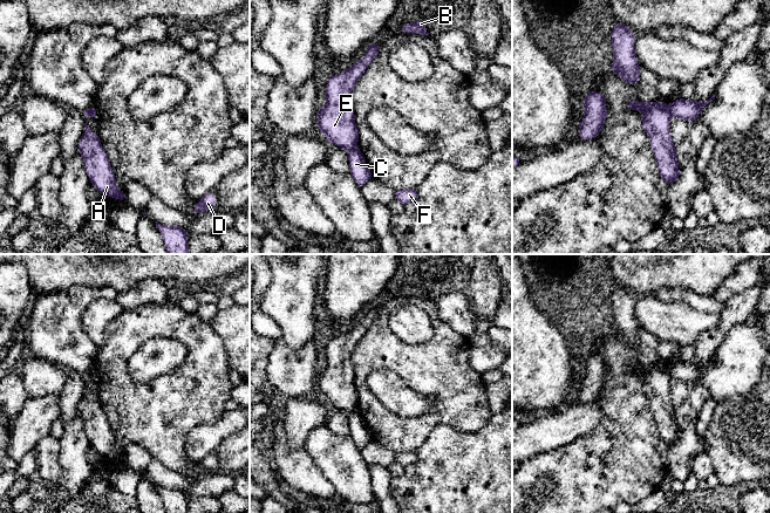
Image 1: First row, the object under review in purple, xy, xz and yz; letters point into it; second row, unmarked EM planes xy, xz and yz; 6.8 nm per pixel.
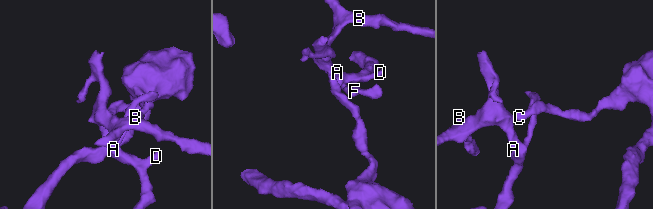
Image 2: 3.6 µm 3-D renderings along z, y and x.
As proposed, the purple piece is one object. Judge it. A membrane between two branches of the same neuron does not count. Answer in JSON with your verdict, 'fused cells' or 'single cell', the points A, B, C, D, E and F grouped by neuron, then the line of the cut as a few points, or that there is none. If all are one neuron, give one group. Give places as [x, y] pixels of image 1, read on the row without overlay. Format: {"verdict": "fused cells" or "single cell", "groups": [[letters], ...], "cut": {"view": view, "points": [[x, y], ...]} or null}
{"verdict": "fused cells", "groups": [["A", "B", "D", "E", "F"], ["C"]], "cut": {"view": "xz", "points": [[356, 409], [348, 414]]}}

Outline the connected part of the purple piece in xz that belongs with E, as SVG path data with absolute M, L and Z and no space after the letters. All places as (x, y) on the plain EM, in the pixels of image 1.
M380 305L368 308L366 317L347 333L333 337L326 346L326 367L316 372L315 382L319 392L329 406L346 412L357 410L359 395L355 387L352 355L356 343L366 334L380 313Z

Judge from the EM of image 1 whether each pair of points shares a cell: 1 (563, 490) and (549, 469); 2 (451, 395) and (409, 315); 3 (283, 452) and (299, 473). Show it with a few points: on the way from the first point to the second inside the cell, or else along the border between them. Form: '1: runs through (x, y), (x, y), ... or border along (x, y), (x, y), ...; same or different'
1: runs through (559, 485), (552, 473); same
2: border along (404, 341), (408, 343), (420, 343); different
3: runs through (285, 457), (295, 469); same

